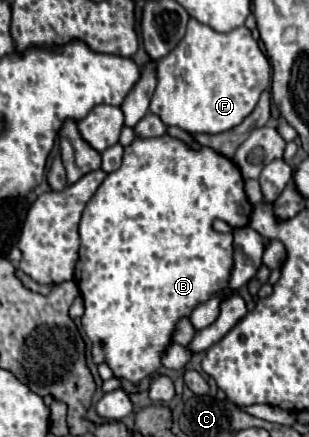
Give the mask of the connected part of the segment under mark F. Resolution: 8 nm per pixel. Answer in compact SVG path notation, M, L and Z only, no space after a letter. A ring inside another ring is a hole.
M190 19L184 39L170 51L170 55L156 63L156 69L158 83L150 101L150 111L158 115L166 125L176 125L188 133L222 133L242 123L242 119L256 107L260 93L270 85L272 75L268 59L258 49L258 43L252 39L246 27L220 33L196 19Z

